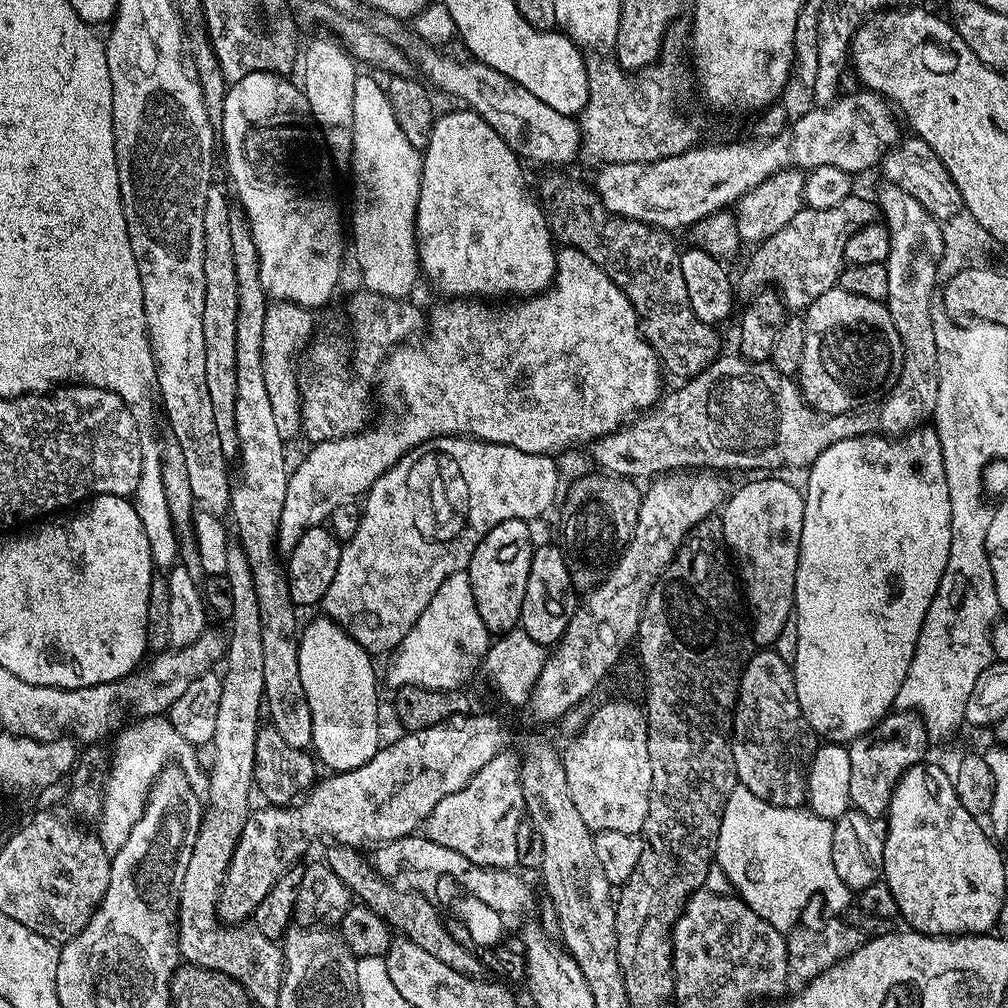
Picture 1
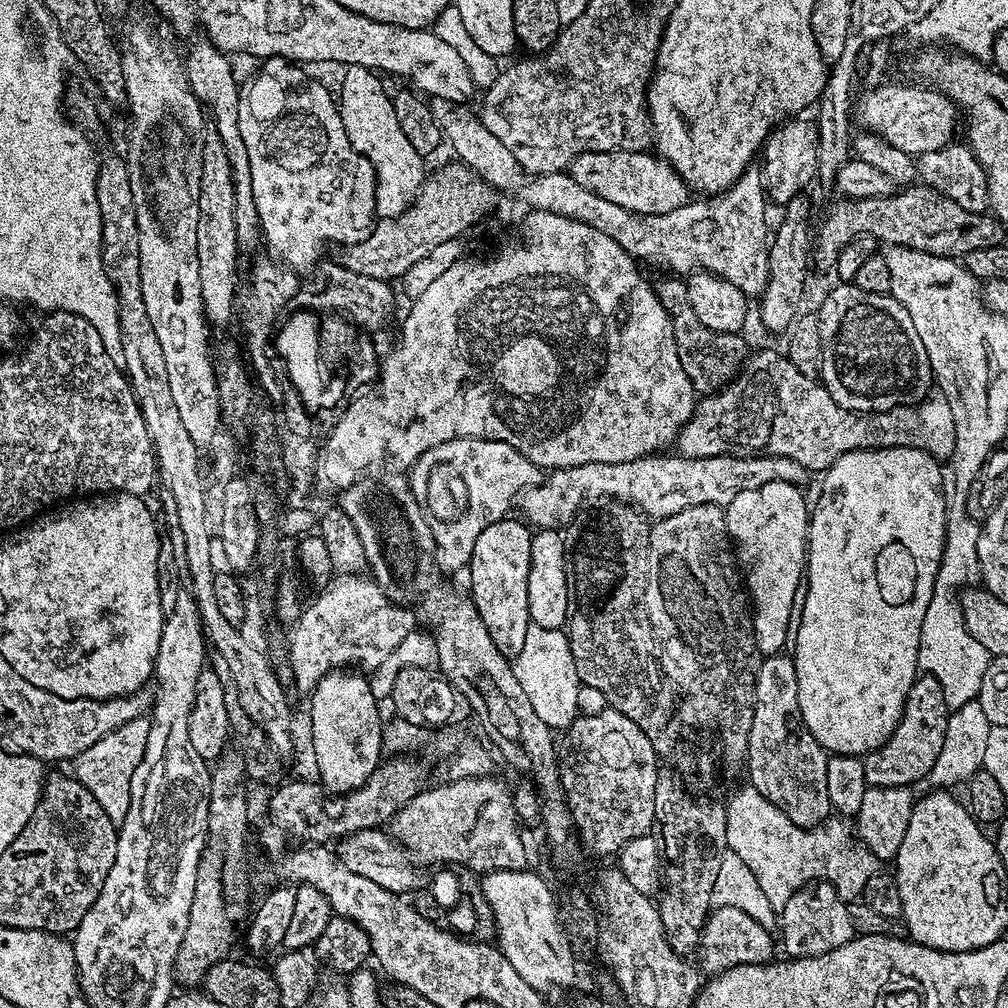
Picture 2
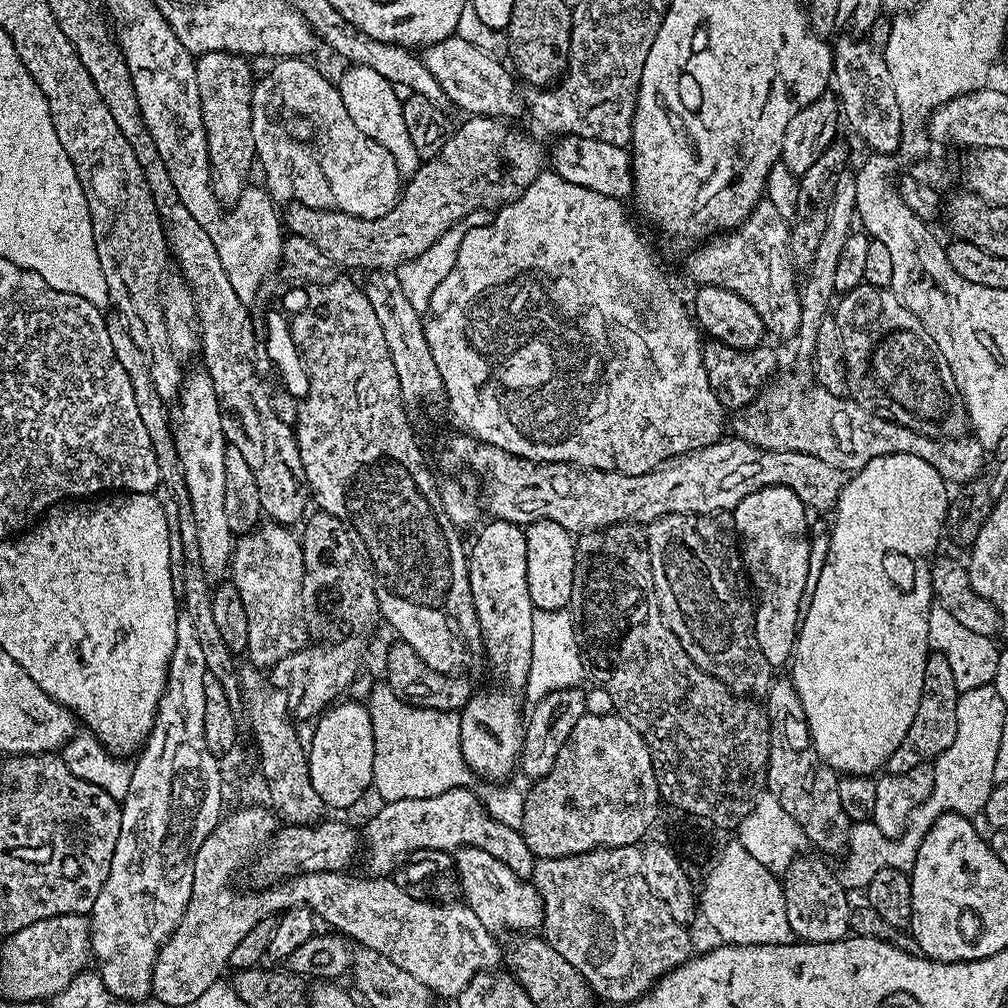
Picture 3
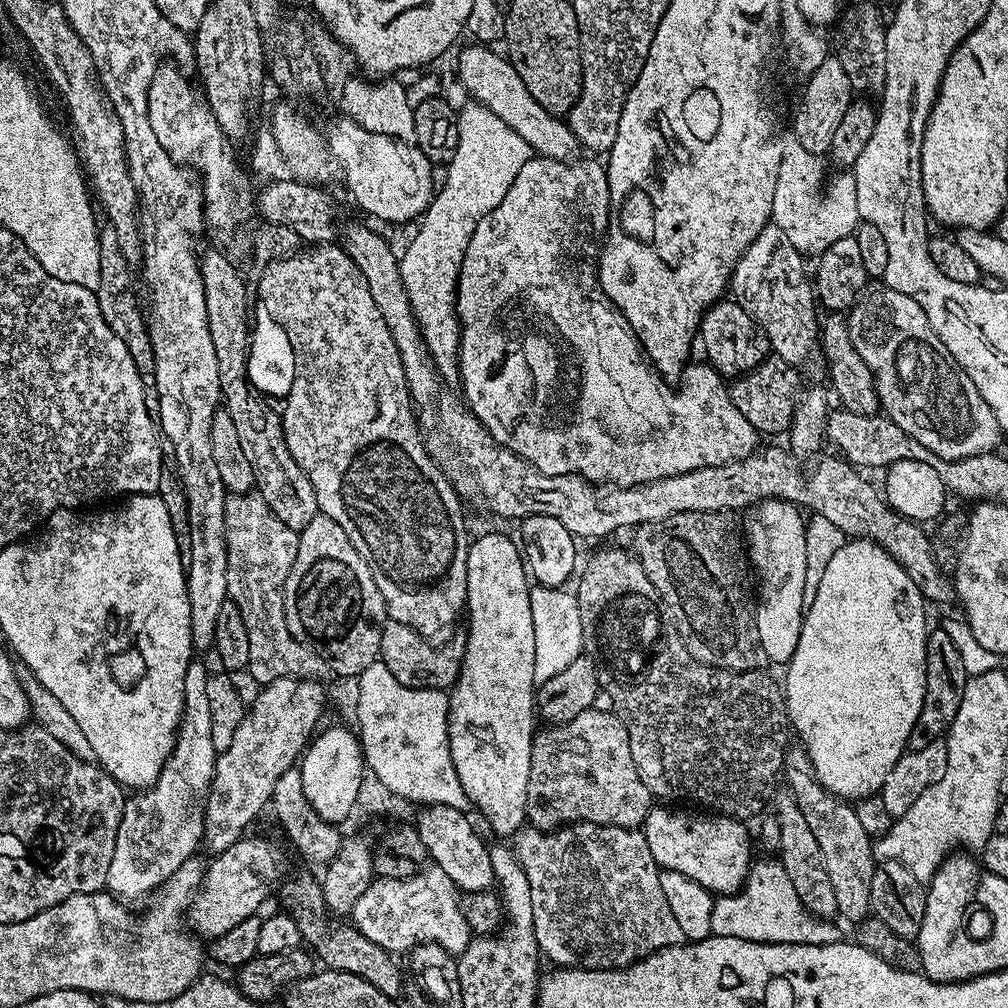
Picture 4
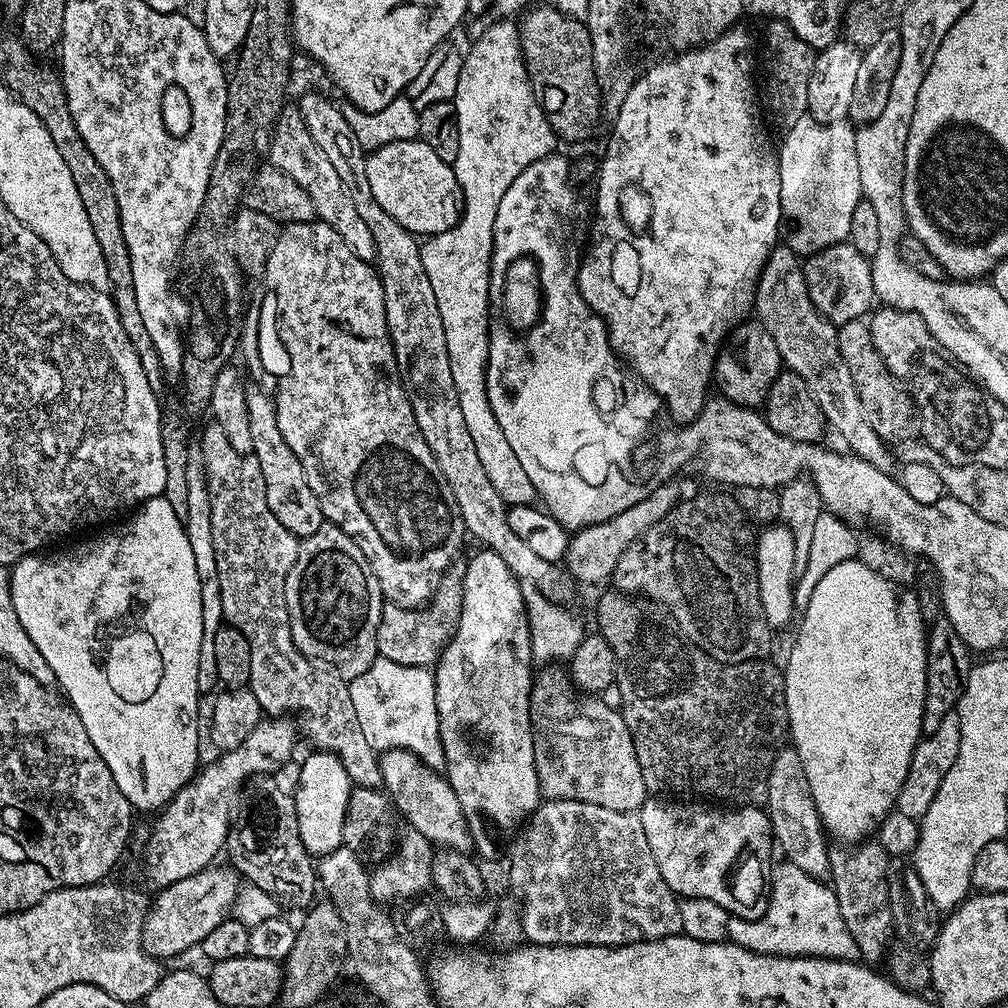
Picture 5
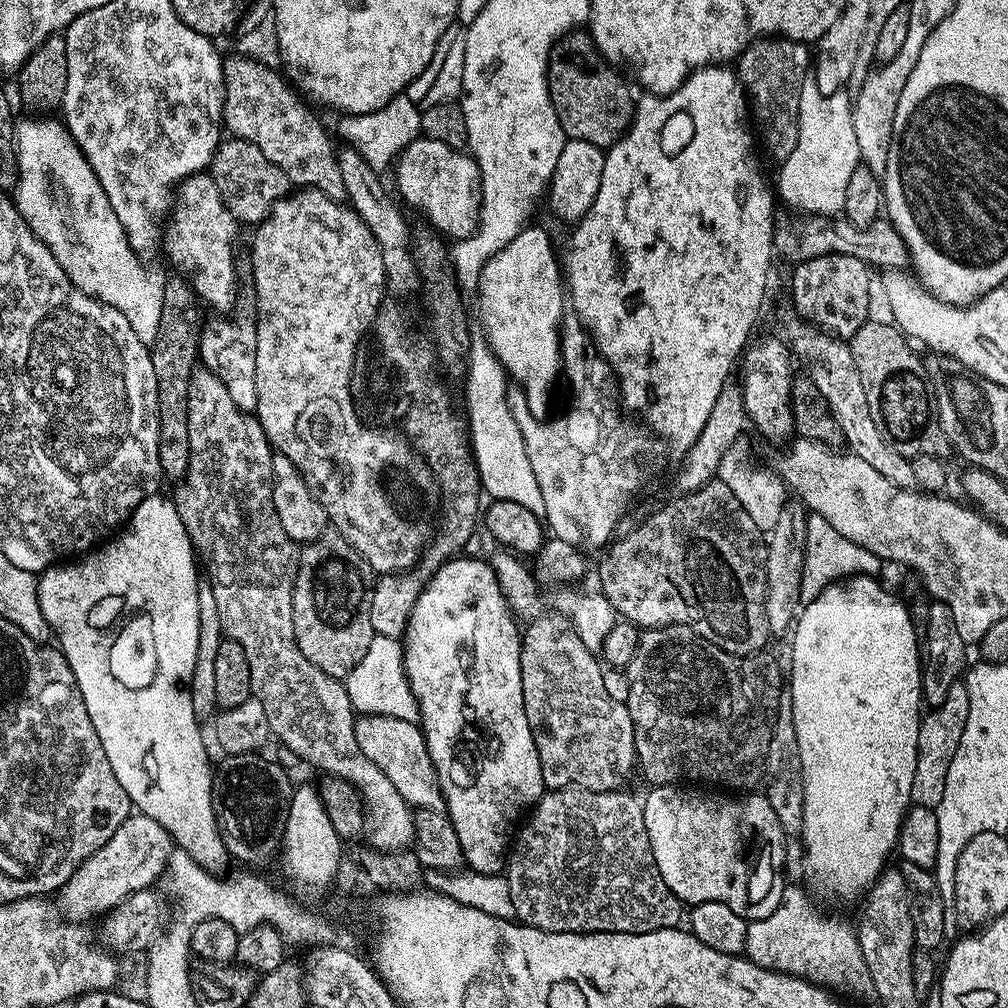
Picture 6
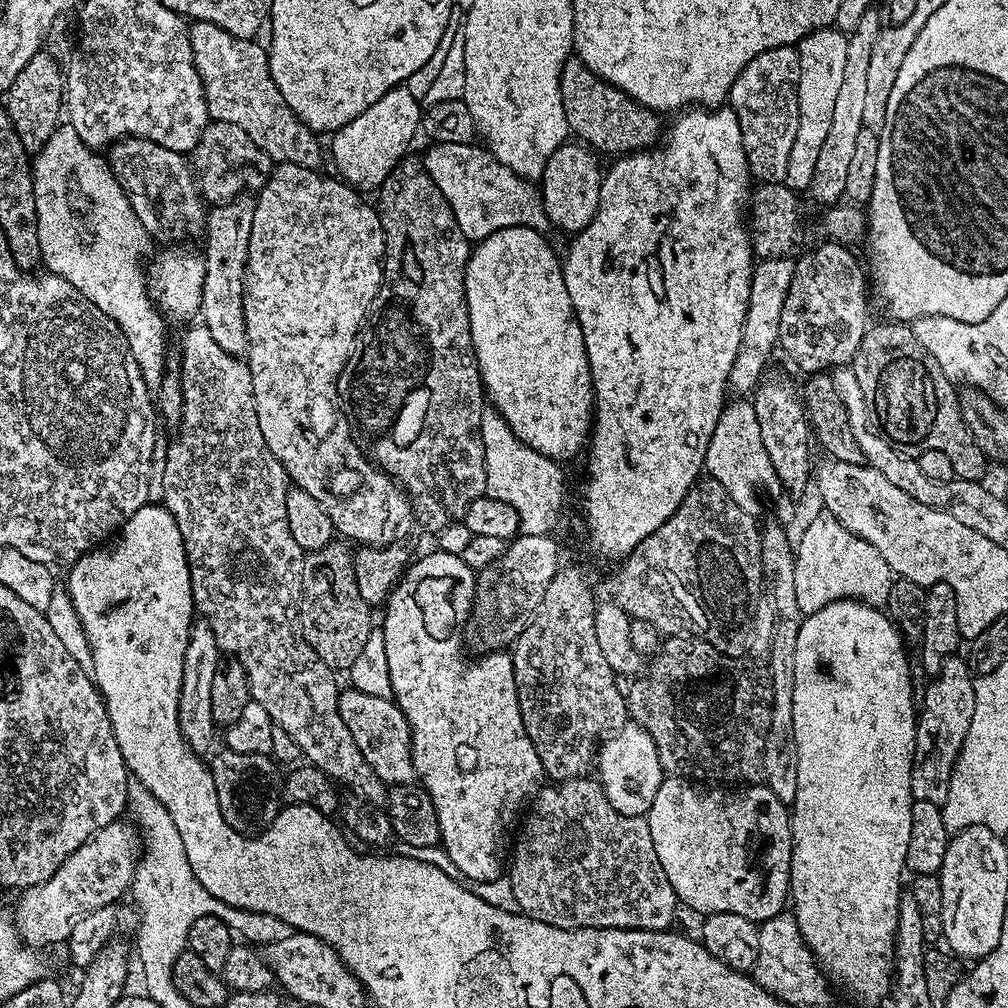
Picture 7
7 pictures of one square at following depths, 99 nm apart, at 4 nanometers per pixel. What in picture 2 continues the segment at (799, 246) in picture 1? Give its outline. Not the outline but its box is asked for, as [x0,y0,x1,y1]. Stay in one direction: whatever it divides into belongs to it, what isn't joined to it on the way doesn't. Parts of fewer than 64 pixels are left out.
[814,186,1006,265]

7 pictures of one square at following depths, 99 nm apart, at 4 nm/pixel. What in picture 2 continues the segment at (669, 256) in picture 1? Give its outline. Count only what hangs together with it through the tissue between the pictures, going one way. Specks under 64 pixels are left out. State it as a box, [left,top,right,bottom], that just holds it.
[655,278,750,394]

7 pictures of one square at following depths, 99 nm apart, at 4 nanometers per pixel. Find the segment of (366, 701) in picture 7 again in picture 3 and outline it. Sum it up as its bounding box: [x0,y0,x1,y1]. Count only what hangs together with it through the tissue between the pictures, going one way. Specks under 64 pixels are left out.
[454,848,543,934]

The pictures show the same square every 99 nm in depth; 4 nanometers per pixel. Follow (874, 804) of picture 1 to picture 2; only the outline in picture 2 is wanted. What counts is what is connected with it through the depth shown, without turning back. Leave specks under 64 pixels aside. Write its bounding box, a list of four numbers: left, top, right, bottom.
[863,674,950,788]

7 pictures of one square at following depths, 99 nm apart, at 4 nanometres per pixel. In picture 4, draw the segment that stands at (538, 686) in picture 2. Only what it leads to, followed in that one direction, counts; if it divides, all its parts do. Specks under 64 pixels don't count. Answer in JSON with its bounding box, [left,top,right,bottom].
[529,587,585,684]

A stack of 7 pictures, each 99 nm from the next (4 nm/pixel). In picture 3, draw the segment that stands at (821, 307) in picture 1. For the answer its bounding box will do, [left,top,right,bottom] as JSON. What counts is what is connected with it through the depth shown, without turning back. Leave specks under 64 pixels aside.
[834,283,969,438]

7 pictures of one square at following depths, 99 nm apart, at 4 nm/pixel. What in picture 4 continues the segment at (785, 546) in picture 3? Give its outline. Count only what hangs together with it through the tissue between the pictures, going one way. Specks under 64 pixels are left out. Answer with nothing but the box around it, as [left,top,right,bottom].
[742,500,806,666]

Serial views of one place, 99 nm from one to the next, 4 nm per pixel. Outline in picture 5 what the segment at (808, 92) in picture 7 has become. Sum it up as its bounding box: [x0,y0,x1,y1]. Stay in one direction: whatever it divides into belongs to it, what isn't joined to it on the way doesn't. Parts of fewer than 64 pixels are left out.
[778,115,862,258]

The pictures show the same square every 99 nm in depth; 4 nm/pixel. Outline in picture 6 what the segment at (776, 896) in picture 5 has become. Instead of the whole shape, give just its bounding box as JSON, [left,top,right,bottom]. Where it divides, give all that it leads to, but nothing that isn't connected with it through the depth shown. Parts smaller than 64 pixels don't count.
[744,887,876,1001]

